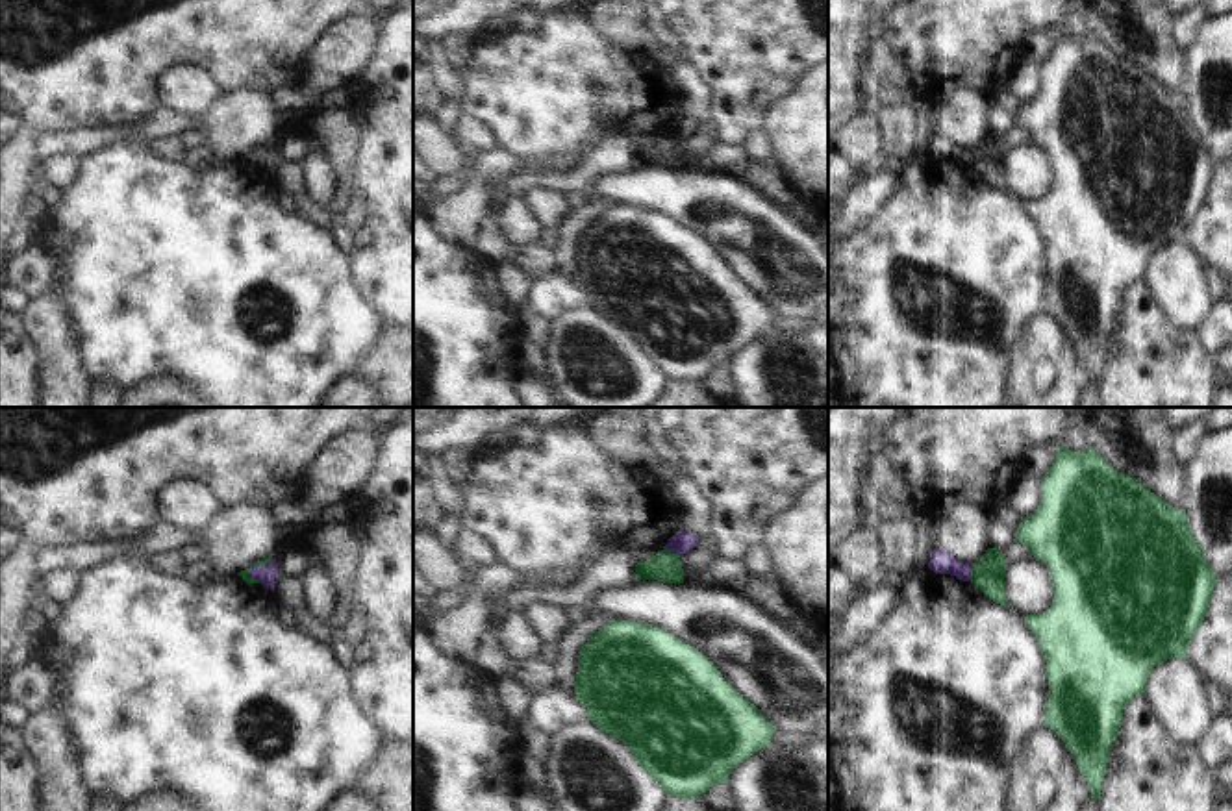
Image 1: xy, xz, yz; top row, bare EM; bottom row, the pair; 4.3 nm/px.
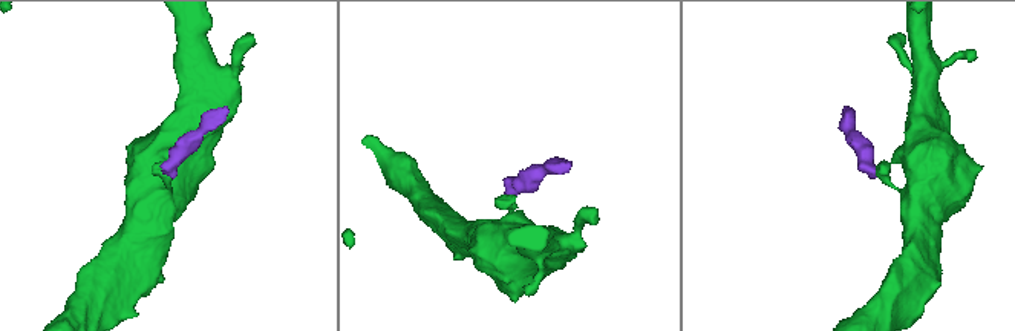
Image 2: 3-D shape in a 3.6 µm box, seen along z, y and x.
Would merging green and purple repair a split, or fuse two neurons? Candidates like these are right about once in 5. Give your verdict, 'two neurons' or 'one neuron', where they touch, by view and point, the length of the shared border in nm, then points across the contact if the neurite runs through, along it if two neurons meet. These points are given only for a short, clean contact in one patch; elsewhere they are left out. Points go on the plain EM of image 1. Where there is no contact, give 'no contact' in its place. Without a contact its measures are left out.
two neurons; meets green in xz at (673, 136); contact 80 nm long; border along xz (664, 134), (673, 134), (680, 139)

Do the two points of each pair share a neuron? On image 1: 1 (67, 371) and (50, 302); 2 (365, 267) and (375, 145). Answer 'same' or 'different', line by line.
1: same
2: same

